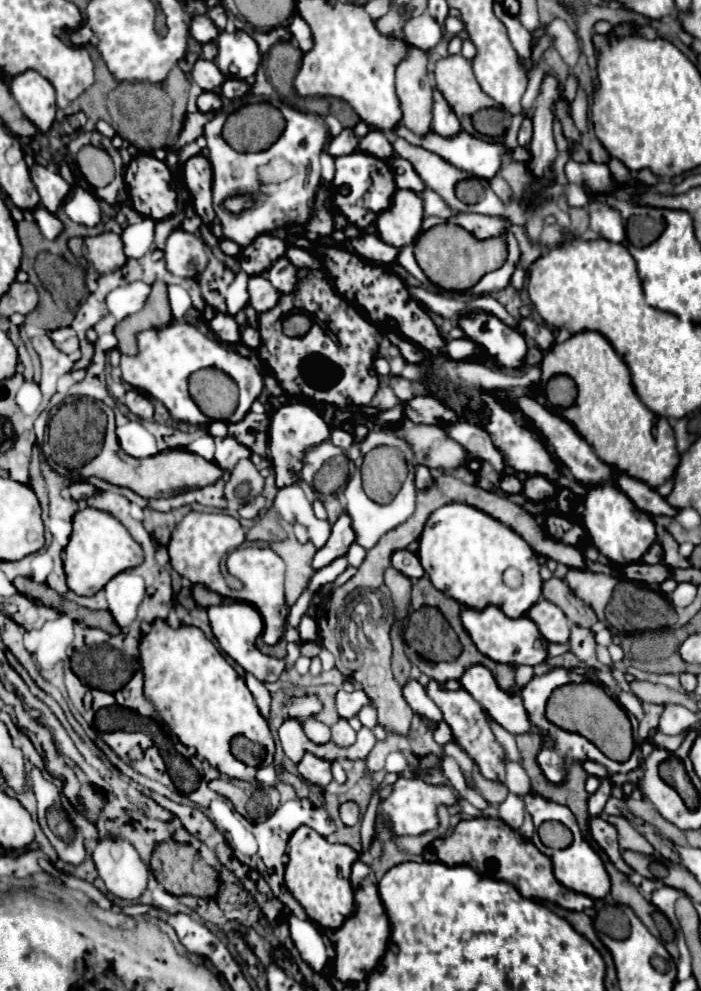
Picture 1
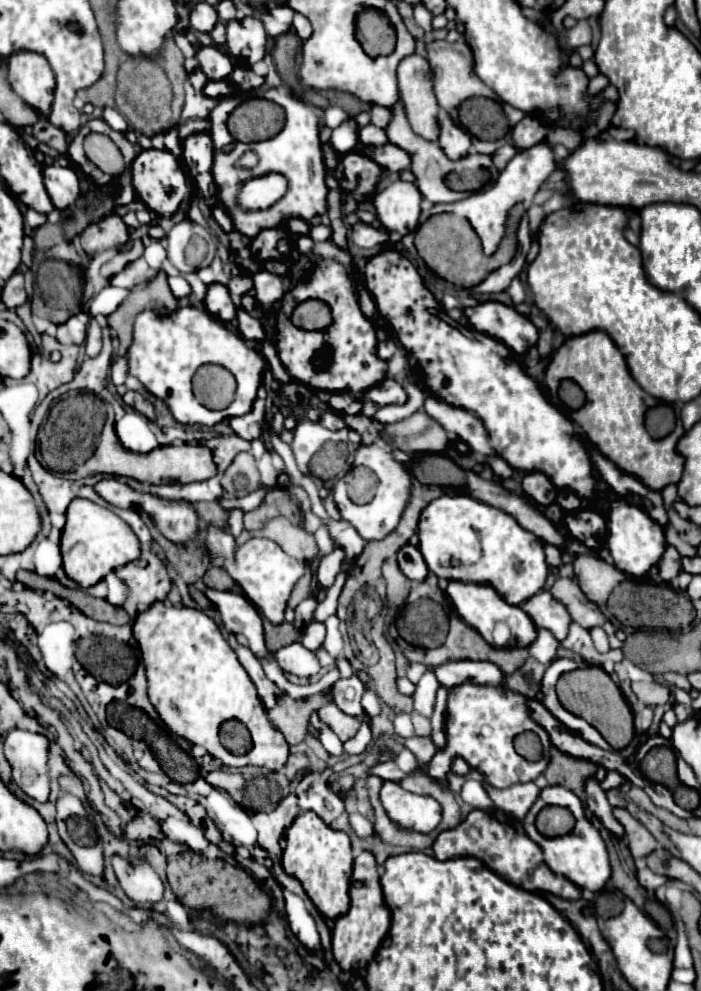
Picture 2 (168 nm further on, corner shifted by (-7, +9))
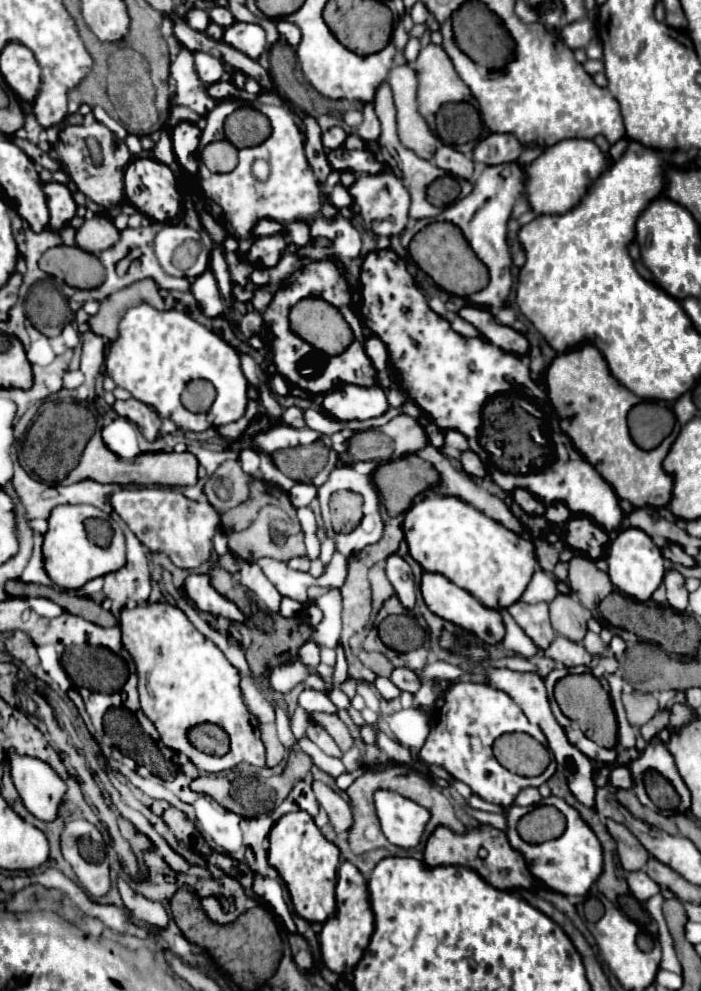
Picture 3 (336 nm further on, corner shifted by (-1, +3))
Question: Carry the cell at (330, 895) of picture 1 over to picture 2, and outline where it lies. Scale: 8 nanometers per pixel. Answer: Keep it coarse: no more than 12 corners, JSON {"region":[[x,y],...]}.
{"region":[[315,812],[285,832],[281,866],[325,918],[349,910],[351,842]]}

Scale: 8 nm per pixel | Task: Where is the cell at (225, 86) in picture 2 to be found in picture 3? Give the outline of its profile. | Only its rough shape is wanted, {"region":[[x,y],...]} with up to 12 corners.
{"region":[[229,80],[207,88],[215,100],[237,98],[239,90]]}

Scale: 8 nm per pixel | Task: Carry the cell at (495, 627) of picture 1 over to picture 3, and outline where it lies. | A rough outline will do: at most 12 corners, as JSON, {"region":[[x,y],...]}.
{"region":[[423,572],[431,612],[483,644],[499,644],[497,610],[441,574]]}

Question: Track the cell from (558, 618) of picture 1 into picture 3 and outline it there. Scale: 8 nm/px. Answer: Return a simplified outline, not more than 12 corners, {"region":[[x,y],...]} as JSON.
{"region":[[545,602],[509,606],[525,634],[545,650],[555,630]]}

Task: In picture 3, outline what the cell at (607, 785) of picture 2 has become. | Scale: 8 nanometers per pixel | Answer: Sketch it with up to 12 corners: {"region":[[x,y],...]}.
{"region":[[615,766],[609,782],[613,788],[631,788],[629,768]]}

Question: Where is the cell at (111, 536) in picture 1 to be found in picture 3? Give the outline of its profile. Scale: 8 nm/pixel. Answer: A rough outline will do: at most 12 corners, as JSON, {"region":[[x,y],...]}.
{"region":[[89,504],[57,506],[49,516],[43,560],[59,588],[125,566],[125,536],[101,548],[87,518],[107,518]]}

